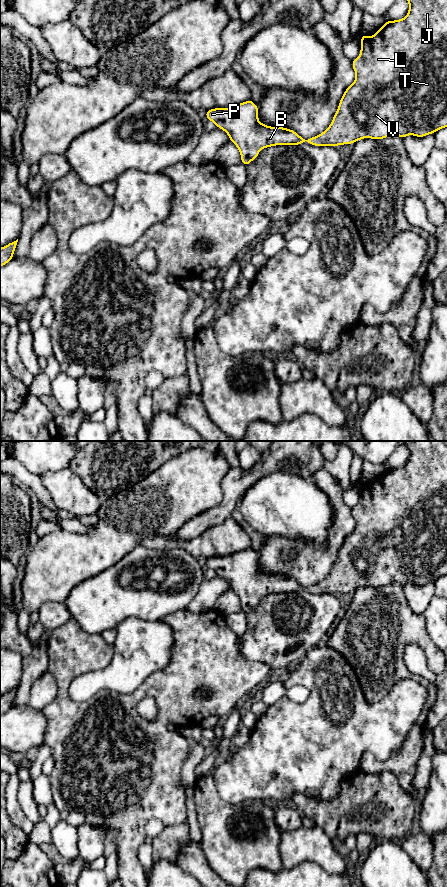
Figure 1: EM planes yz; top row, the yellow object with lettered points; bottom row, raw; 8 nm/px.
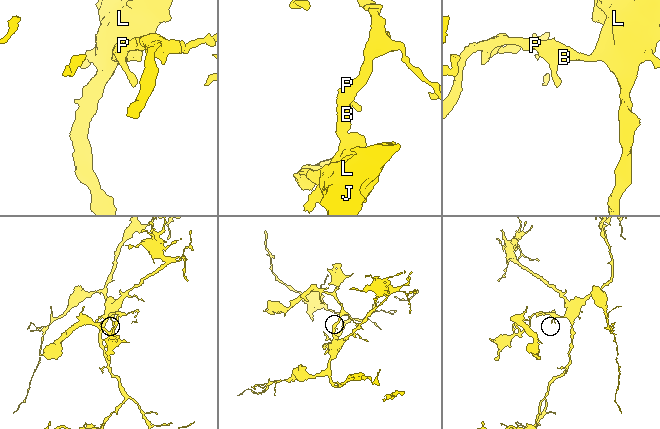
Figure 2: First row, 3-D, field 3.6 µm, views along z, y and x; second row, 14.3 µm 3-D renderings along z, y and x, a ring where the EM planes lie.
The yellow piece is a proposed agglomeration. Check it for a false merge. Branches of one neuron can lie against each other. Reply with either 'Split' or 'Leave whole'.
Leave whole

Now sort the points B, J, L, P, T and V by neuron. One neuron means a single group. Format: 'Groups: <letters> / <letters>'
Groups: B J L P T V

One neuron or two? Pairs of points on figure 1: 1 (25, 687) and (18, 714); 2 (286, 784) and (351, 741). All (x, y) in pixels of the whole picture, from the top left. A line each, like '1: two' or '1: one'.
1: two
2: one

